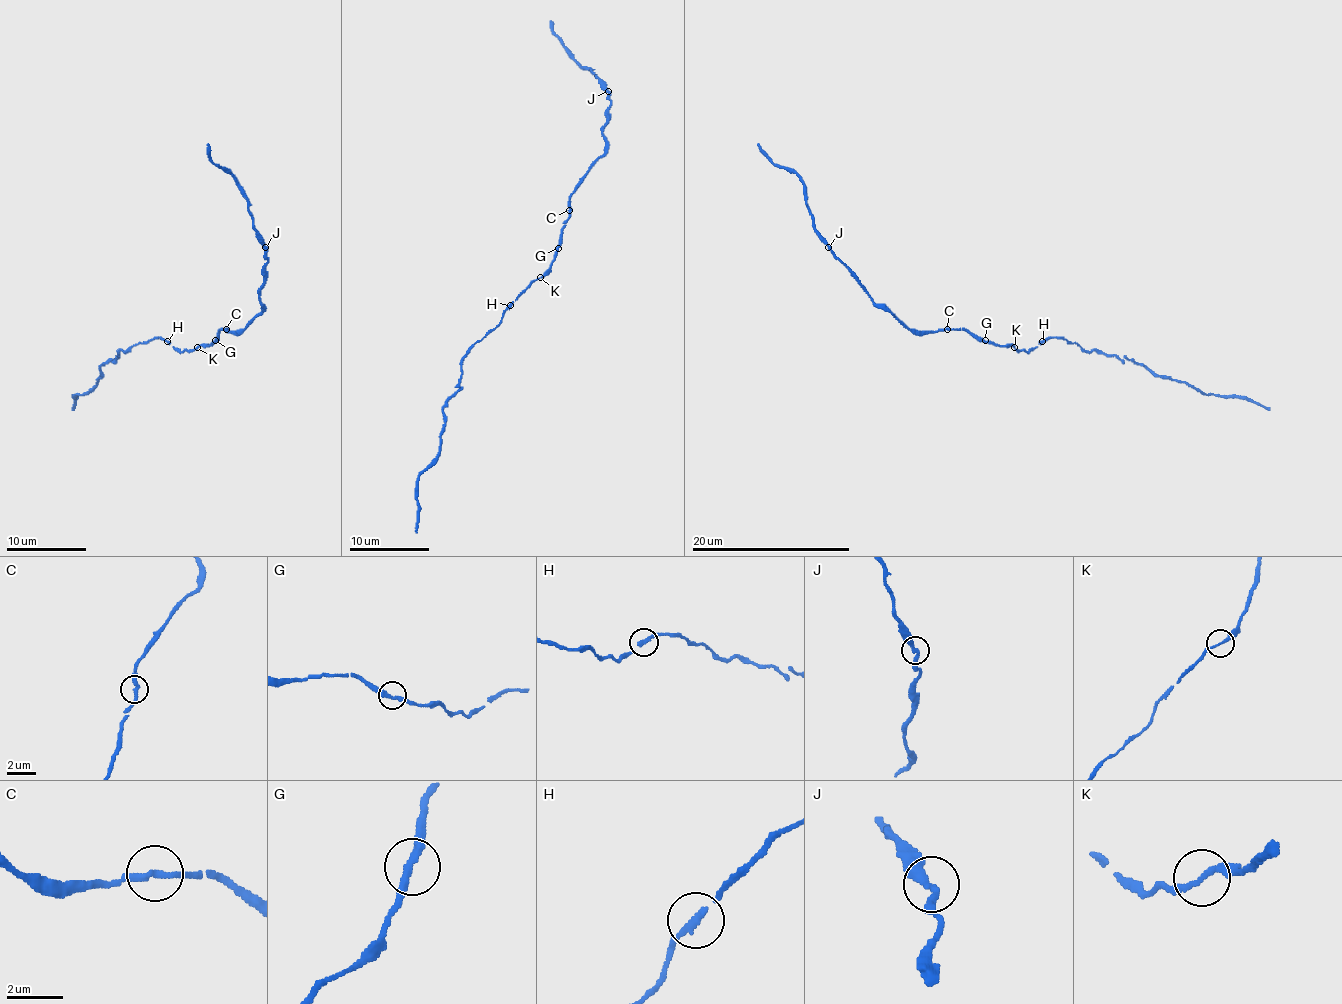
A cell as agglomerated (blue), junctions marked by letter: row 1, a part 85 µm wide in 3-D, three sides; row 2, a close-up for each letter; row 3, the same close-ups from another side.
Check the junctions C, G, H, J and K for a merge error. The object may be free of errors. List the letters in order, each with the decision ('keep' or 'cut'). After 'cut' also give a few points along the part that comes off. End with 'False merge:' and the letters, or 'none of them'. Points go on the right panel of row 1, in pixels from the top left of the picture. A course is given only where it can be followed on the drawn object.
C: keep
G: keep
H: keep
J: keep
K: keep
False merge: none of them

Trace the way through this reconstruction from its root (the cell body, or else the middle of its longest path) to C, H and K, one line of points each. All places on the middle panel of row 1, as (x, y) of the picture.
C: (556, 248), (568, 211)
H: (556, 248), (552, 264), (511, 306)
K: (556, 248), (550, 268), (540, 278)

